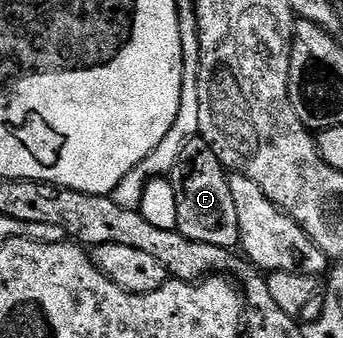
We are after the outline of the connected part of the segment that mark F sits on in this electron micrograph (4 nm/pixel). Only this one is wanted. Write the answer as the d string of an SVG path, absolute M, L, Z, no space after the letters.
M201 138L188 142L181 150L175 169L169 173L177 198L177 230L193 242L209 242L231 250L239 244L237 210L233 203L233 190L229 190L229 172Z

